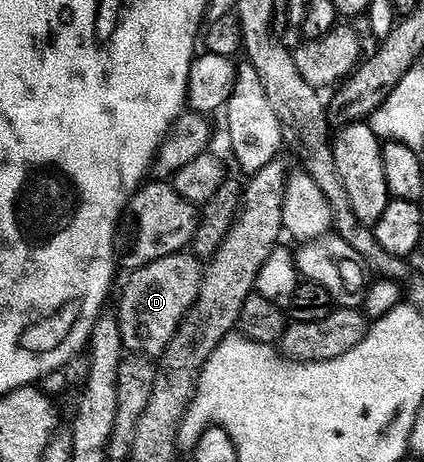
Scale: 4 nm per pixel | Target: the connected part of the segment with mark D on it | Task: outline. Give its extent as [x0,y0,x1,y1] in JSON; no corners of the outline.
[116,252,204,359]

